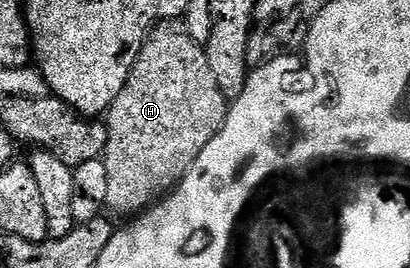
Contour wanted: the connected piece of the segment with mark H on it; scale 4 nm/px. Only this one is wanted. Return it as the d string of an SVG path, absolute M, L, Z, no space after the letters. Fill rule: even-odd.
M161 22L148 34L140 48L140 61L132 67L122 94L108 107L108 145L103 154L110 174L107 207L116 212L139 214L164 199L183 180L198 154L206 150L210 138L228 121L229 97L224 95L214 70L210 68L205 45L197 42L180 22Z

